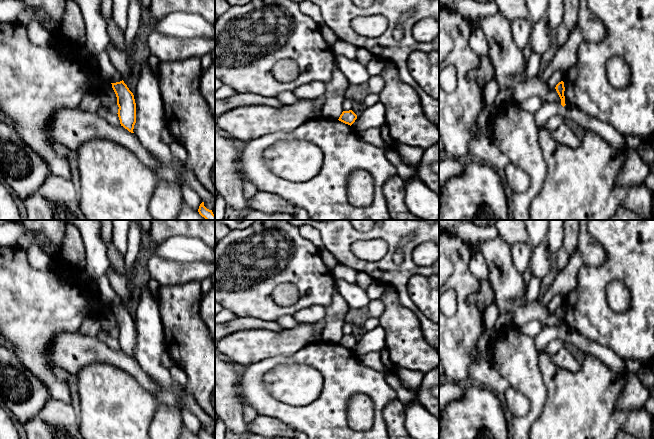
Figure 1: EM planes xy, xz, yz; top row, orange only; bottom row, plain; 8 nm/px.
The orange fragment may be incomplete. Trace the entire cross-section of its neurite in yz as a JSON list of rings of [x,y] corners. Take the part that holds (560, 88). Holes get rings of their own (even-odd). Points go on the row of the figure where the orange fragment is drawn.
[[[561,81],[559,82],[556,87],[555,87],[560,99],[561,99],[561,105],[564,107],[565,104],[565,96],[564,96],[564,91],[565,91],[565,87],[564,87],[564,82]]]

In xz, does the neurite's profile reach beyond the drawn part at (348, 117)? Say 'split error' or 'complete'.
complete

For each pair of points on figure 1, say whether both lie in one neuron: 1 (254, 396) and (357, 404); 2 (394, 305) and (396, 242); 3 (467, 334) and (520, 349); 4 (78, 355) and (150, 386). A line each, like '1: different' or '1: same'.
1: different
2: different
3: different
4: same

